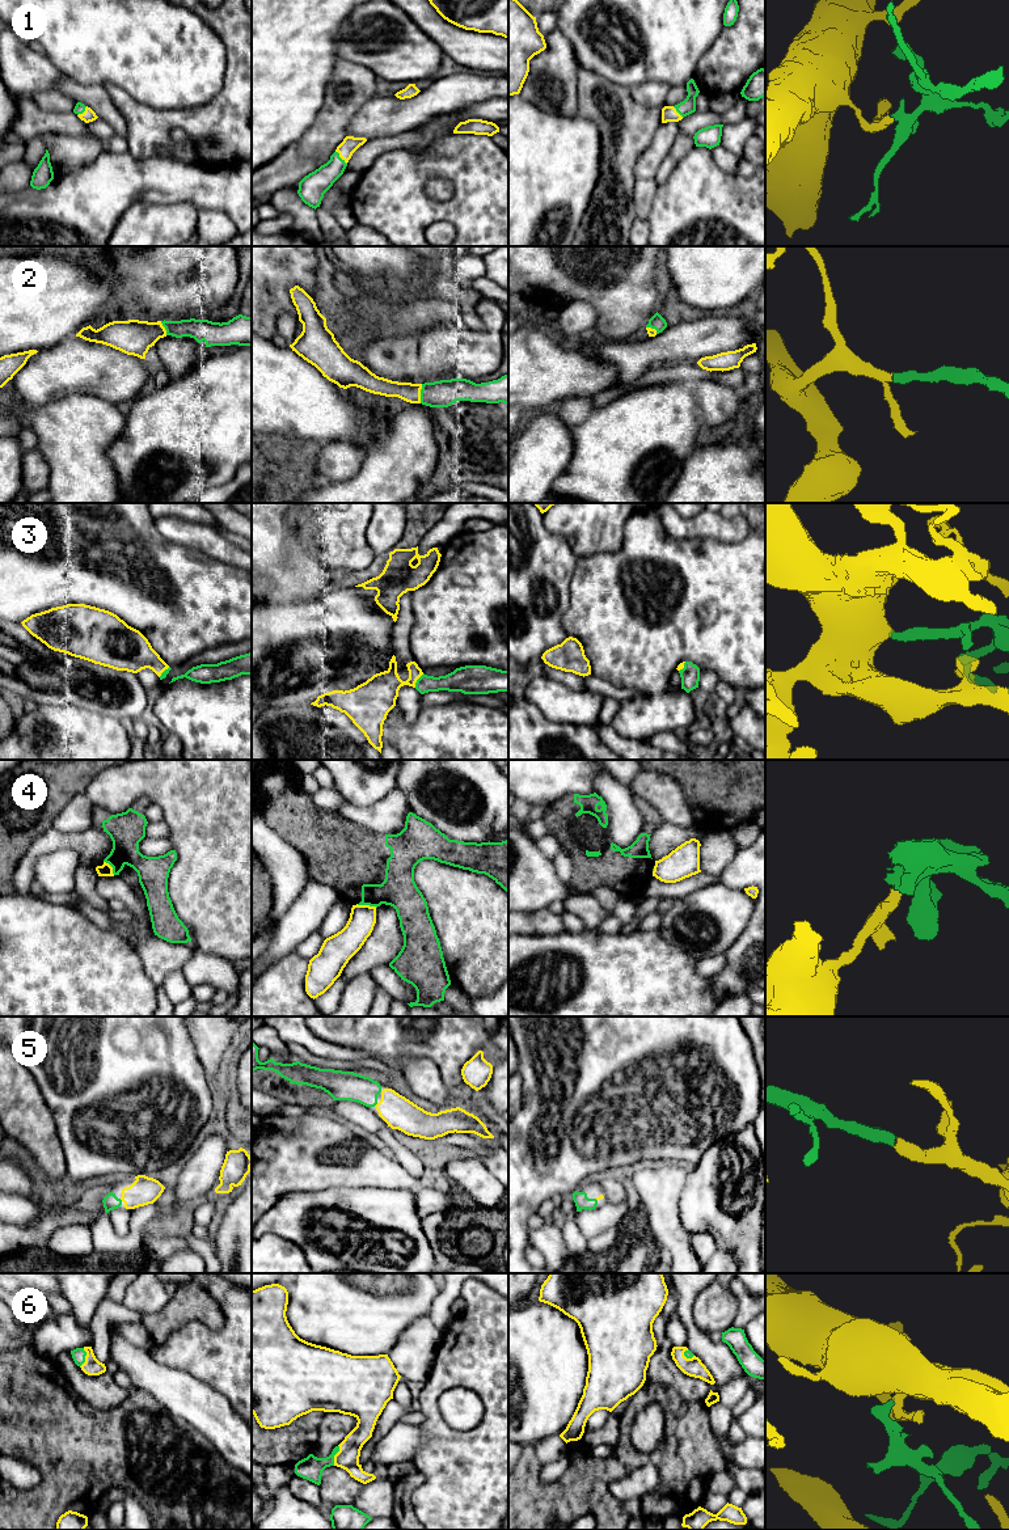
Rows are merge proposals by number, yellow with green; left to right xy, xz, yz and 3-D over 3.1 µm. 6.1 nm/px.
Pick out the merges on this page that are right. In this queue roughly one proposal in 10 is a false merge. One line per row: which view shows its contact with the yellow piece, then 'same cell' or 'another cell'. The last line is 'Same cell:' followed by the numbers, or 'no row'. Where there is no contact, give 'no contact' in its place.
1: xz | same cell
2: xz | same cell
3: xz | same cell
4: xz | another cell
5: no contact | same cell
6: xz | same cell
Same cell: 1, 2, 3, 5, 6

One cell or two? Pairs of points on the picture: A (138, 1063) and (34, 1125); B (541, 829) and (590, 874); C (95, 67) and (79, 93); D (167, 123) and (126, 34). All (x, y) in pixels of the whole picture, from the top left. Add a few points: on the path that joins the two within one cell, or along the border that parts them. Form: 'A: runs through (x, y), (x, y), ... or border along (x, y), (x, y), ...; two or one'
A: border along (38, 1087), (53, 1118), (60, 1144); two
B: border along (541, 819), (548, 831); two
C: border along (66, 75), (83, 84), (102, 85); two
D: border along (131, 97), (155, 109), (190, 108); two

